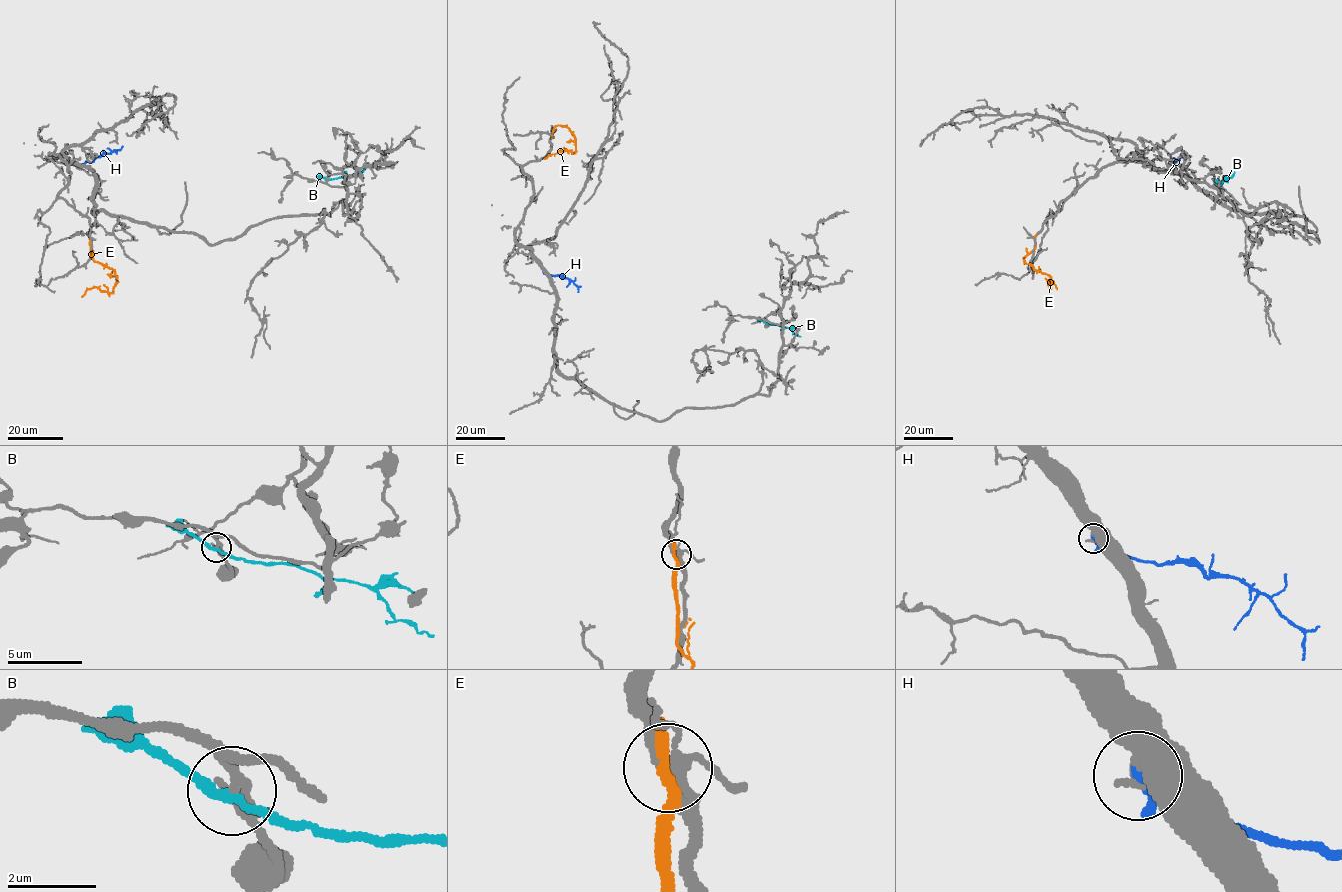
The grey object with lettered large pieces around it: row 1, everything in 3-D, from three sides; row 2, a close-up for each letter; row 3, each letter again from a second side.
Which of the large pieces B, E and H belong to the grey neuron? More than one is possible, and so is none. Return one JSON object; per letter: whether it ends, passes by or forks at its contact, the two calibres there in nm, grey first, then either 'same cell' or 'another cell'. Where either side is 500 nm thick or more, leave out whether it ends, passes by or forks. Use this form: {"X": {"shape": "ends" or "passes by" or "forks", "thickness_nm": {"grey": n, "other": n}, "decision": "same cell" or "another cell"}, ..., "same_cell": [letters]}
{"B": {"shape": "passes by", "thickness_nm": {"grey": 190, "other": 200}, "decision": "another cell"}, "E": {"shape": "passes by", "thickness_nm": {"grey": 240, "other": 320}, "decision": "another cell"}, "H": {"thickness_nm": {"grey": 600, "other": 280}, "decision": "another cell"}, "same_cell": []}

